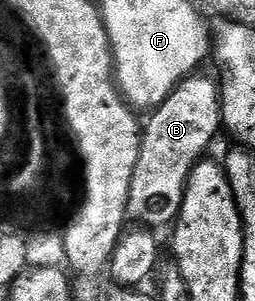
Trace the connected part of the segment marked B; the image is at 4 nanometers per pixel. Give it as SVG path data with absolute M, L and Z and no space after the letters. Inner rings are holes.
M192 75L183 78L179 86L164 99L163 104L150 114L151 117L141 129L137 167L133 167L133 183L129 183L128 218L136 217L140 226L152 231L159 231L162 225L170 226L178 218L179 208L183 202L183 190L187 176L199 164L203 153L211 145L215 132L221 129L221 110L219 107L220 86L211 77Z

